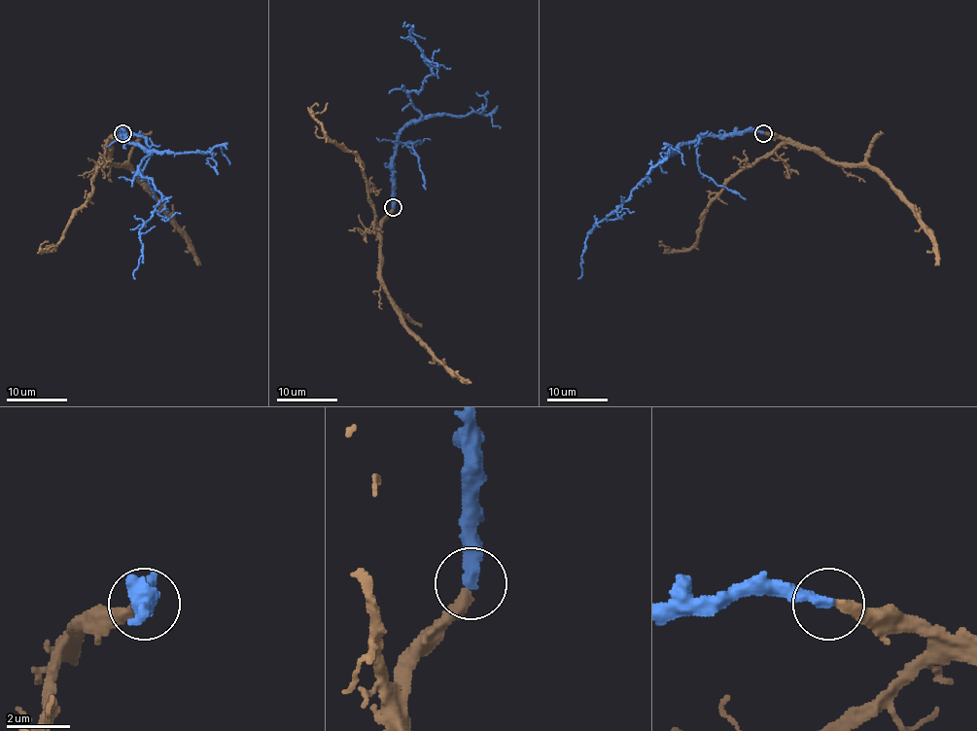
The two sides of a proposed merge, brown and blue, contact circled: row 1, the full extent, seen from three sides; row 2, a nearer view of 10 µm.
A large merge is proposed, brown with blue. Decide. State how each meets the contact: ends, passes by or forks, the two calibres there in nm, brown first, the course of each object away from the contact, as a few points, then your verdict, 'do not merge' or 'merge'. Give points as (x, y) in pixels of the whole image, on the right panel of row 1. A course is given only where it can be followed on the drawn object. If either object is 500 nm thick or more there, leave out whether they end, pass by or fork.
brown ends | blue ends | 340/360 nm | brown via (764, 133), (774, 133), (779, 138), (819, 148), (832, 160), (873, 168), (912, 210), (930, 236), (939, 264) | blue via (764, 133), (700, 136), (669, 153), (626, 199), (588, 233), (582, 274), (577, 278) | merge

